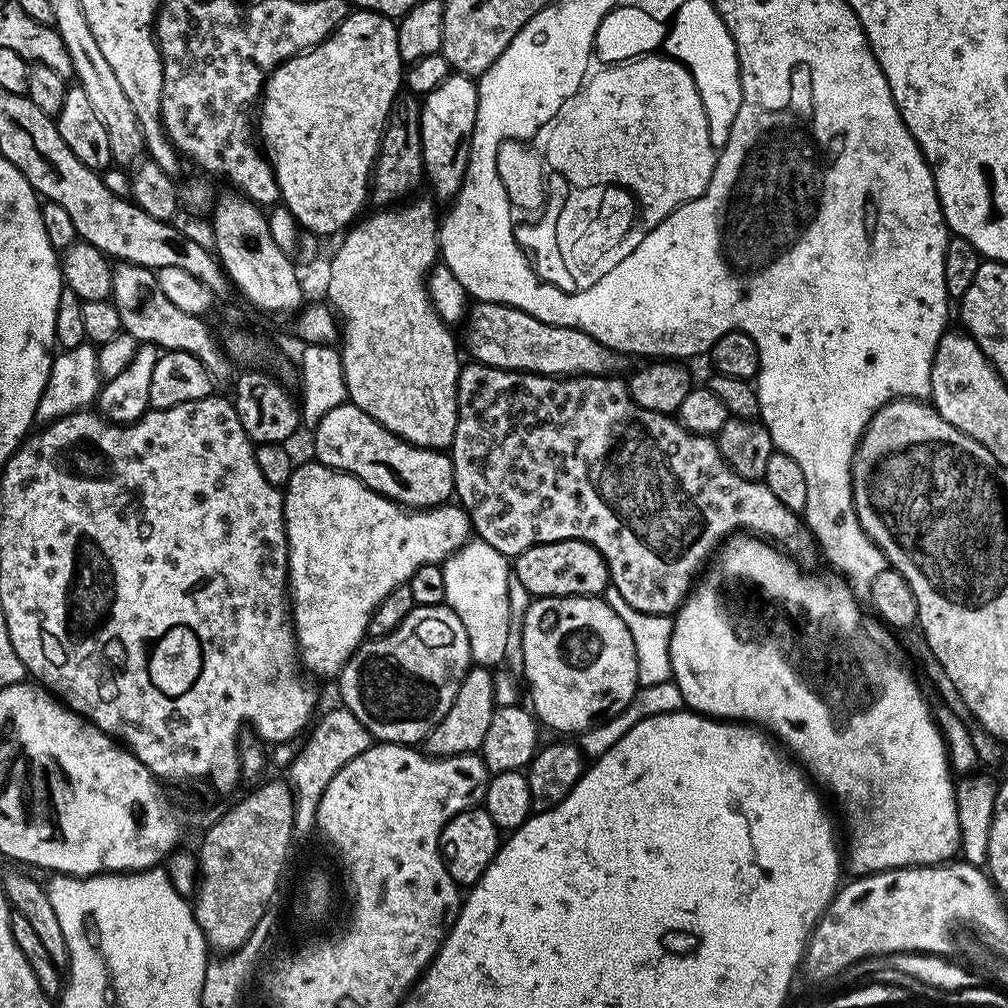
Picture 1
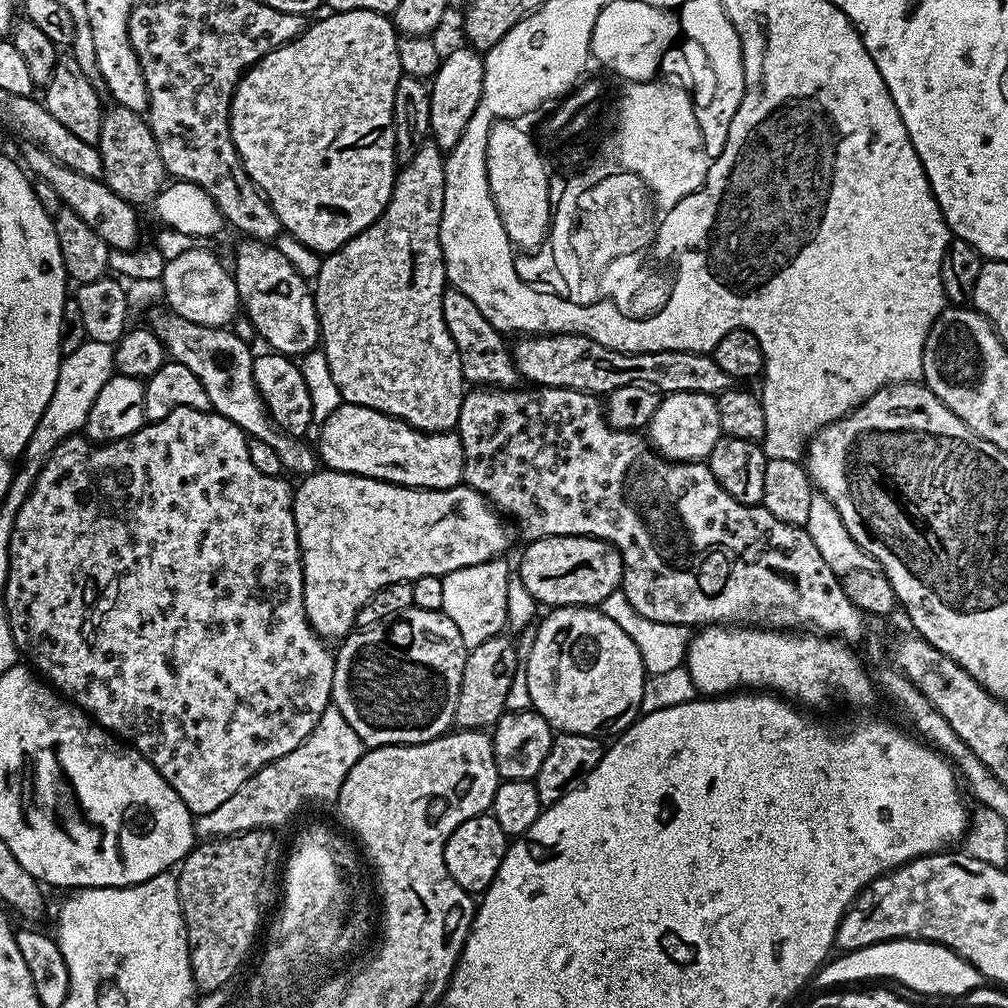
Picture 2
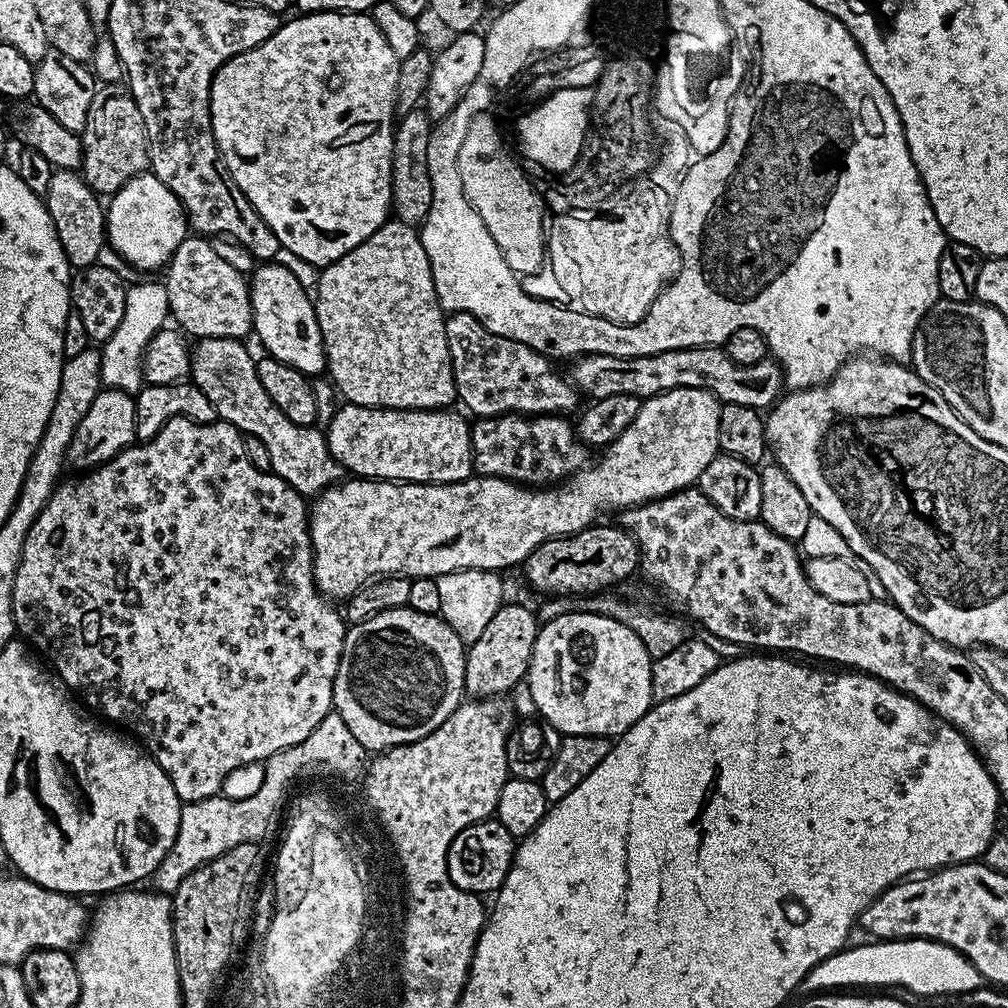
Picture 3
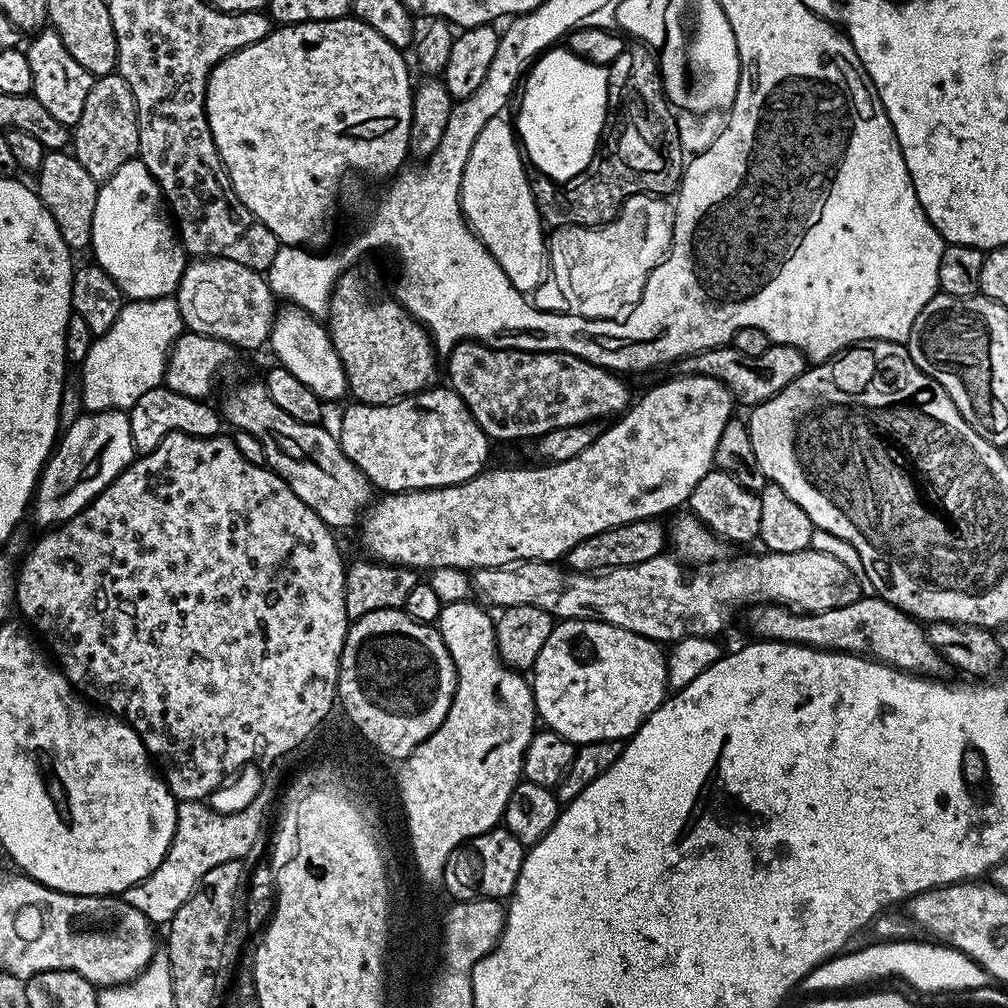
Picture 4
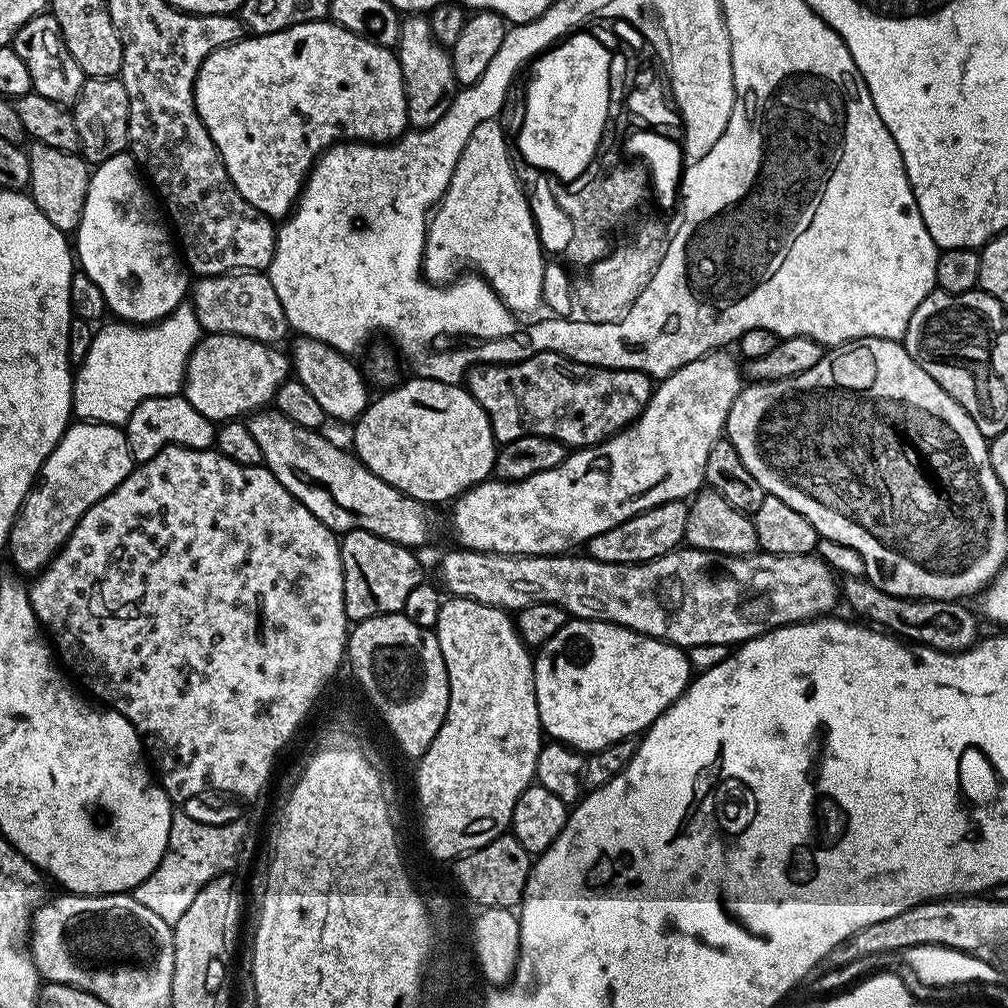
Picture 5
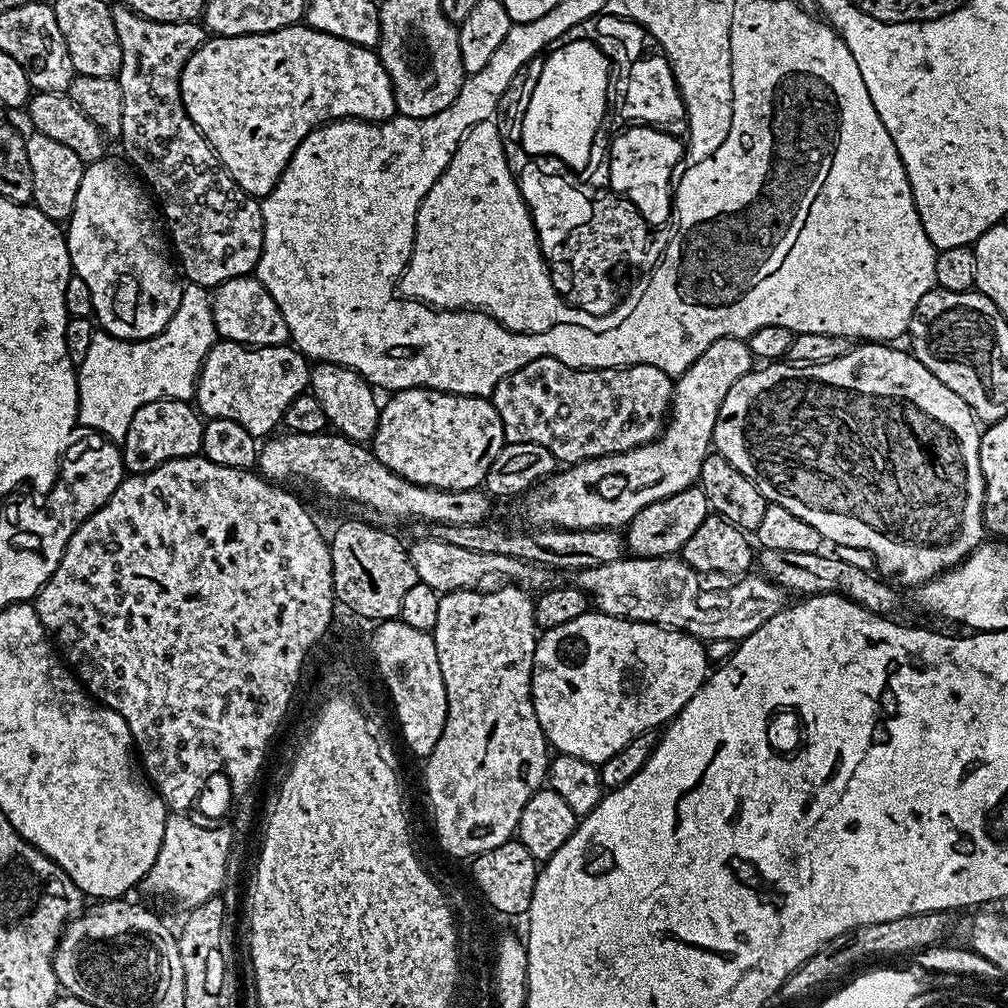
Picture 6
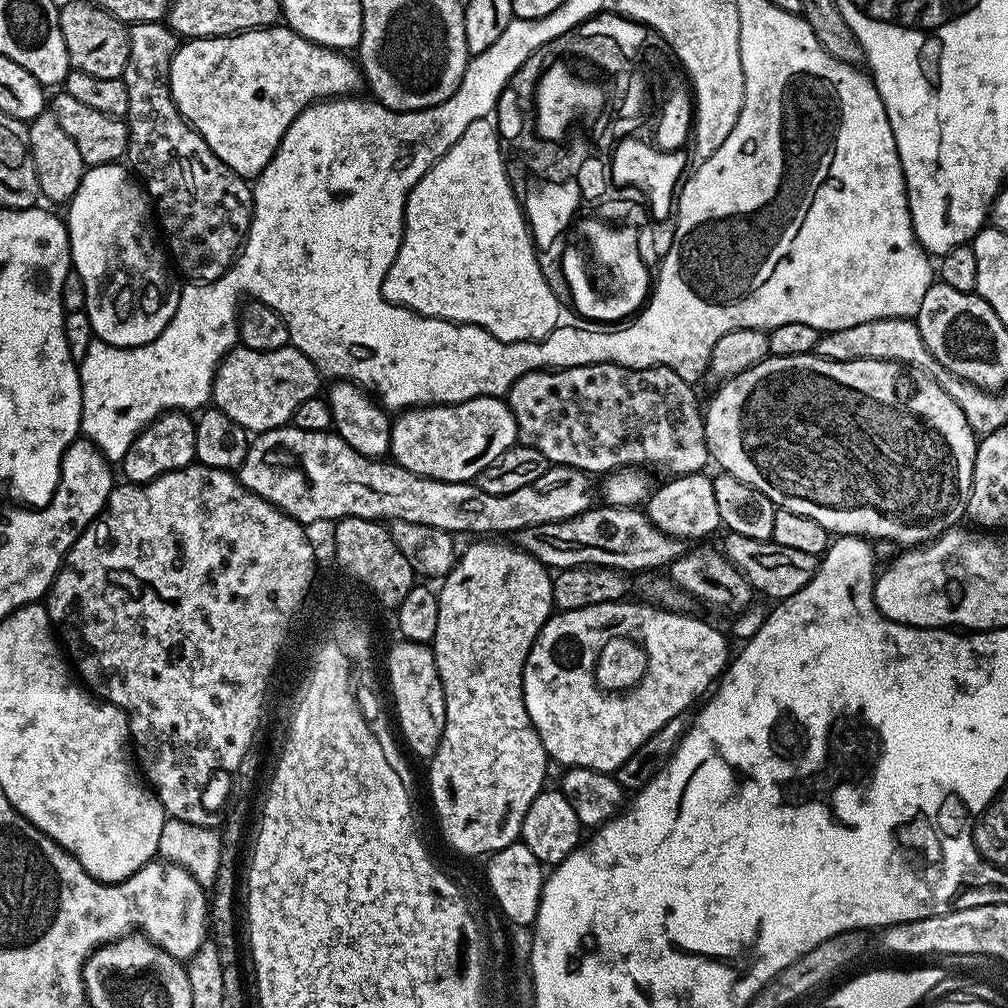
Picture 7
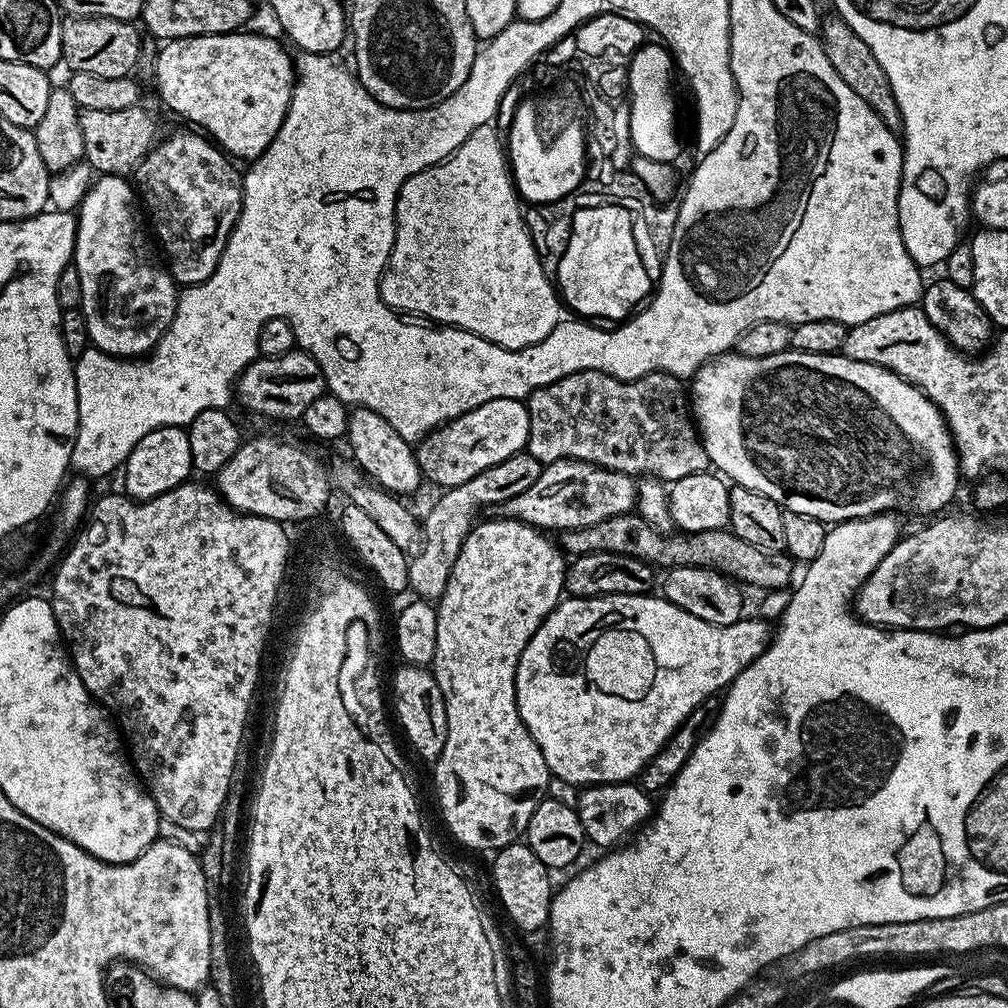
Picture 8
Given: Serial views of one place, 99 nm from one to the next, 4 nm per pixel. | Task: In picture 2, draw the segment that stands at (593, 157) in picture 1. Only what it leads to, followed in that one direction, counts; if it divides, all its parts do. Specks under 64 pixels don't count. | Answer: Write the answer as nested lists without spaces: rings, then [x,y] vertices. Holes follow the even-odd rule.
[[[658,81],[639,82],[638,88],[632,88],[626,94],[622,104],[622,122],[614,122],[614,134],[608,141],[620,152],[620,162],[632,168],[632,173],[638,174],[647,185],[655,207],[665,212],[676,206],[682,198],[701,188],[710,161],[702,146],[702,134],[693,109],[691,93],[685,87],[682,89],[674,84]]]

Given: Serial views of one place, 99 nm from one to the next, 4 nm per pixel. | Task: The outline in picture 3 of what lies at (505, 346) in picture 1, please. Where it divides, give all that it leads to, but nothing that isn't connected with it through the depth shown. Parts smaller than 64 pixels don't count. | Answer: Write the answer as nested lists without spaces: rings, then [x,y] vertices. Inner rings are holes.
[[[720,346],[662,350],[649,356],[588,354],[575,357],[571,364],[570,379],[573,385],[592,400],[601,400],[610,394],[647,398],[675,388],[689,388],[706,390],[714,394],[721,404],[768,410],[776,403],[785,387],[784,371],[775,359],[769,358],[754,362],[751,366],[742,366],[741,363],[734,362],[734,358],[730,358]]]

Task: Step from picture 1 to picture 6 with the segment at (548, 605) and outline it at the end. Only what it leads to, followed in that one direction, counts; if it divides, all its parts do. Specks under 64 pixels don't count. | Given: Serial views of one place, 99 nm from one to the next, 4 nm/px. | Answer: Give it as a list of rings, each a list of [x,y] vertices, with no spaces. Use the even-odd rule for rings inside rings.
[[[589,610],[583,612],[582,615],[574,618],[571,622],[562,622],[562,626],[547,629],[537,639],[534,666],[532,667],[532,705],[536,711],[538,722],[544,731],[545,738],[548,739],[549,745],[559,755],[582,758],[586,762],[599,766],[602,762],[606,762],[606,758],[618,754],[618,750],[622,750],[622,746],[626,746],[626,742],[630,742],[630,738],[638,738],[638,734],[650,732],[667,725],[684,709],[686,702],[690,702],[690,698],[694,698],[694,694],[704,685],[709,675],[708,649],[695,636],[689,636],[687,632],[679,632],[676,628],[664,628],[661,624],[627,620],[626,618],[611,616],[605,612]]]

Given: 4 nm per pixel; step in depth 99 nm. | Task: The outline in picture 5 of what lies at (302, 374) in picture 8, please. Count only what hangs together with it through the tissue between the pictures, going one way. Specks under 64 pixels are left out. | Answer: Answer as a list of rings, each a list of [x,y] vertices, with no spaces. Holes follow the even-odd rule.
[[[209,332],[201,335],[184,371],[182,395],[190,402],[190,406],[194,406],[194,410],[198,410],[198,414],[202,414],[207,420],[213,422],[235,420],[247,417],[253,412],[259,412],[275,401],[278,386],[282,386],[282,382],[289,379],[290,360],[285,353],[283,356],[280,350],[276,346],[225,332]]]

